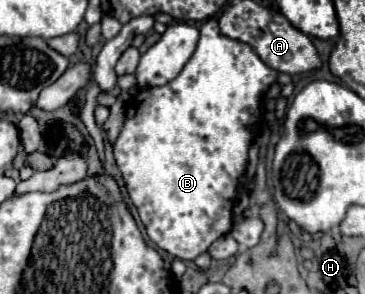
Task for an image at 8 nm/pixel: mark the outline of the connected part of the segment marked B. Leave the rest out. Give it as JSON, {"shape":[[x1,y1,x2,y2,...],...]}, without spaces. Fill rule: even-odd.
{"shape":[[209,18,201,26,197,50,181,74,169,84,143,88,131,98,125,112,127,120,123,132,115,140,113,152,141,222,159,248,181,260,195,260,211,246,211,242,231,230,231,206,237,196,237,178,245,170,249,144,253,142,257,124,263,118,259,102,263,92,275,80,277,72,271,70,249,44,223,36,217,20]]}

